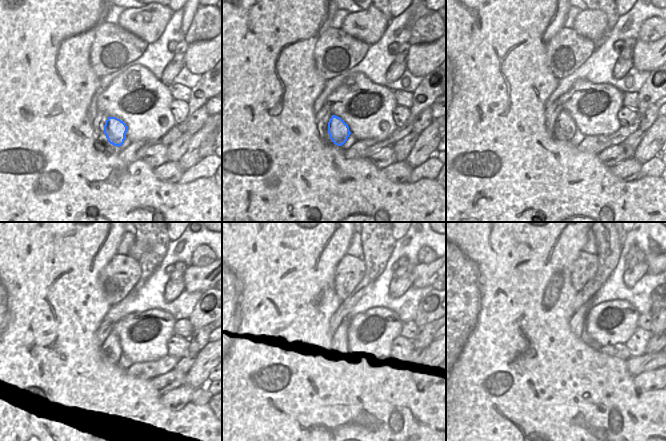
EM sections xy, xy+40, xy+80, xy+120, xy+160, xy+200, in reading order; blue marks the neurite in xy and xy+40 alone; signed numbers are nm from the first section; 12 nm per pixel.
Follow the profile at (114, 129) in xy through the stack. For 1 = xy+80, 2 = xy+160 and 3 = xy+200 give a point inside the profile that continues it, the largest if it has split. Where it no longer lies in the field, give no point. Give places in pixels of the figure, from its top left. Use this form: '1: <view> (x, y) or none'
1: xy+80 (564, 128)
2: xy+160 (339, 340)
3: xy+200 (577, 322)

